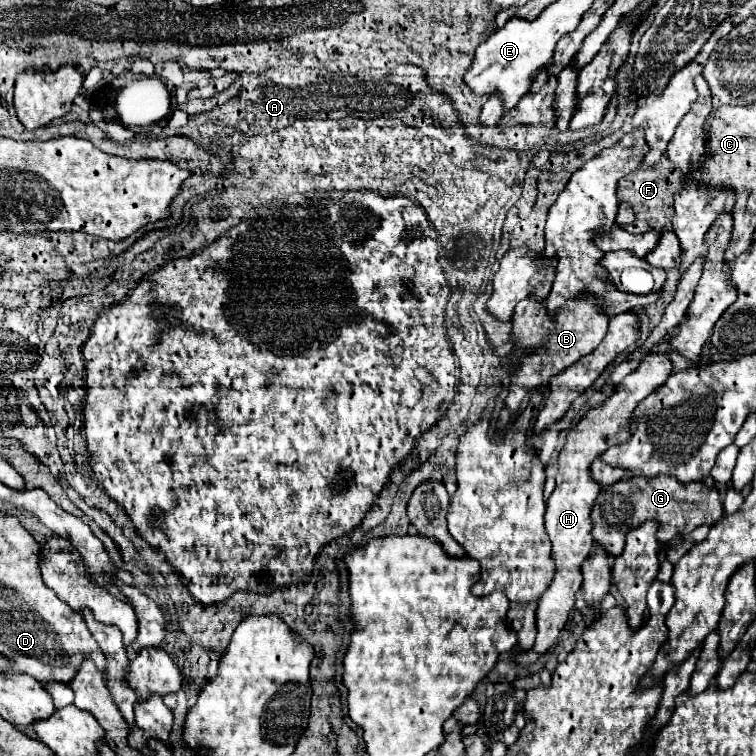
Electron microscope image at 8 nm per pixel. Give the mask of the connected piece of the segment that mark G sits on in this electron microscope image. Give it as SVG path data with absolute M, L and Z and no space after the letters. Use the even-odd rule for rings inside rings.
M633 476L629 480L619 480L607 488L601 490L595 506L593 506L593 538L613 556L619 556L623 552L623 544L625 544L625 536L631 528L635 528L637 524L645 522L645 520L659 520L659 532L657 538L665 544L669 540L673 540L677 534L691 534L695 528L707 524L713 526L717 520L723 518L723 504L719 498L719 490L717 488L709 488L703 482L691 482L689 488L681 486L681 482L677 478L671 476L653 476L653 478L645 478L645 476ZM697 486L701 486L703 490L703 498L699 500L699 490Z

